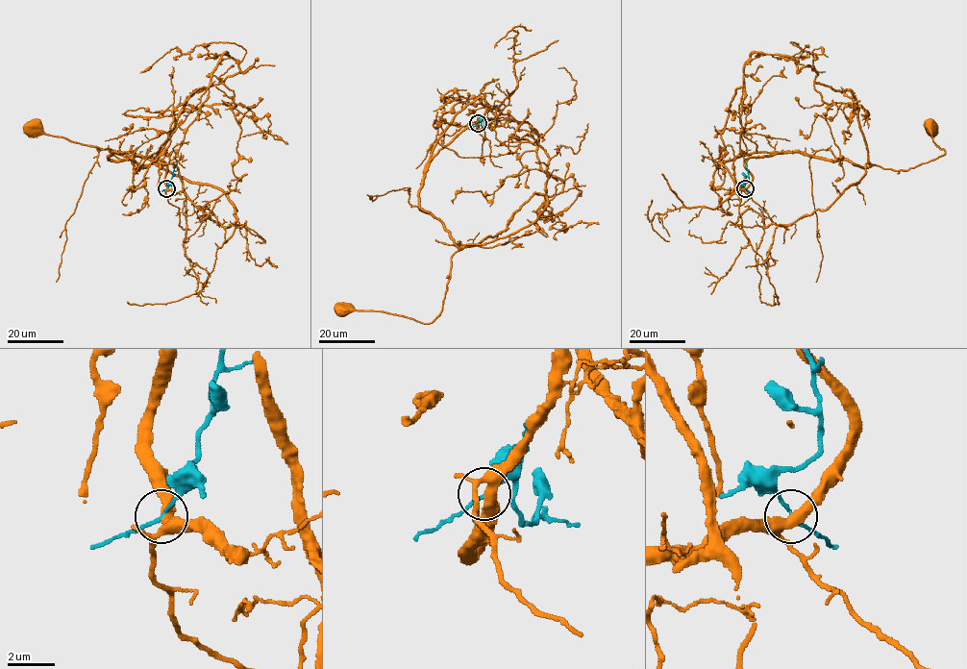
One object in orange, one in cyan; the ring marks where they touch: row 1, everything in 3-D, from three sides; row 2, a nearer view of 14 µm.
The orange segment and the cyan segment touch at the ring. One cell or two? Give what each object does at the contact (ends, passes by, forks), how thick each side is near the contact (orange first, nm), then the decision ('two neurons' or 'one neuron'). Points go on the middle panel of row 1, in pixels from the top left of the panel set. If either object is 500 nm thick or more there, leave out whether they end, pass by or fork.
orange forks there; cyan passes by; 400 nm thick on the orange side, 110 nm on the other; one neuron

